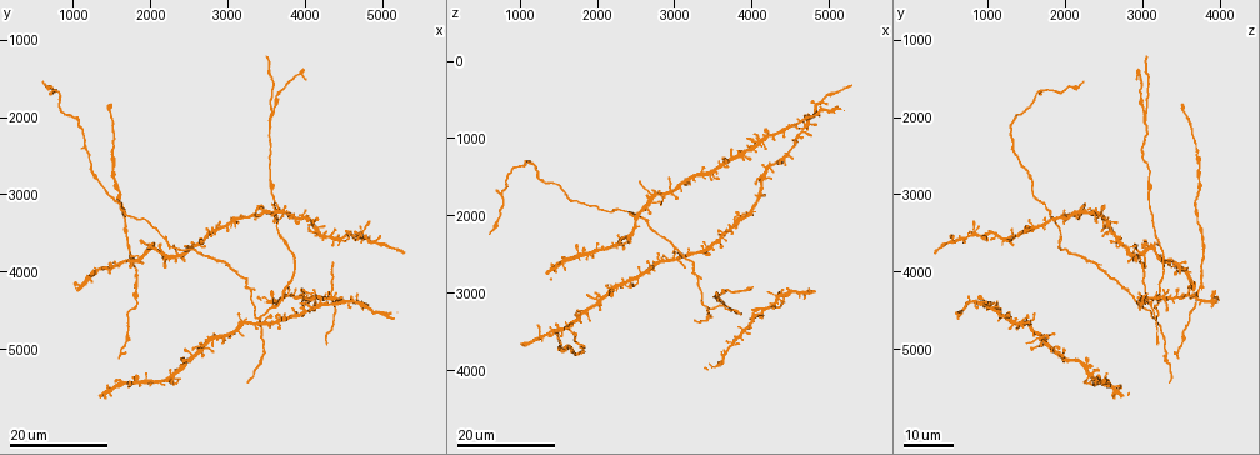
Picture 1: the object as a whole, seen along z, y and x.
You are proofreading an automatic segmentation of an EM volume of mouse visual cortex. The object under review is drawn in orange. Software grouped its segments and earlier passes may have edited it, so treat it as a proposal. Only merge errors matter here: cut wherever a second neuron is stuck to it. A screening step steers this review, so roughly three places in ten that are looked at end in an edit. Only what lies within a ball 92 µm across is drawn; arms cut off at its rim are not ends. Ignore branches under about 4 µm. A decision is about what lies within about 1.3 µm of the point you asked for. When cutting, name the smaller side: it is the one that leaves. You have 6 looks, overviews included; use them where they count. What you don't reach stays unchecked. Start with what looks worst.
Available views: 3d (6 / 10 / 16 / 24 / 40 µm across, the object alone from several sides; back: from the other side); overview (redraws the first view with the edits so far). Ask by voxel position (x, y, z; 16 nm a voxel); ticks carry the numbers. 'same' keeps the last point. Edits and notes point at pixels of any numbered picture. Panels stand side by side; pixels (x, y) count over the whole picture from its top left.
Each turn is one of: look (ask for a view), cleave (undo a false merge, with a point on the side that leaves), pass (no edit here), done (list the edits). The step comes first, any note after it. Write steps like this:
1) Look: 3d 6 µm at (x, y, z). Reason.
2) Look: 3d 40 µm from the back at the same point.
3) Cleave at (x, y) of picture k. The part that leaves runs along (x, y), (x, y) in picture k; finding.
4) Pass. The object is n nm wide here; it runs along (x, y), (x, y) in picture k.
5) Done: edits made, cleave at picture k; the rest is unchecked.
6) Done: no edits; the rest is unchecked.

Look: 3d 24 µm at (4350, 4300, 3050). Small branch off a trunk.

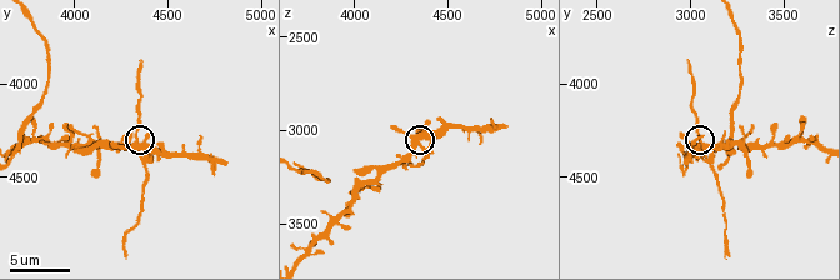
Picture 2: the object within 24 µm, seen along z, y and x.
Look: 3d 6 µm at (4340, 4300, 3040).

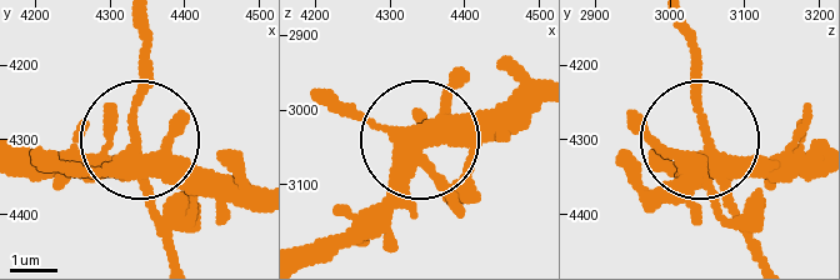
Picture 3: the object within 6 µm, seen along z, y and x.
Pass. The object is 350 nm wide here; continuous, no second neuron.

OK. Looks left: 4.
Look: 3d 24 µm at (3600, 1900, 3050). Two arms in line, one across.

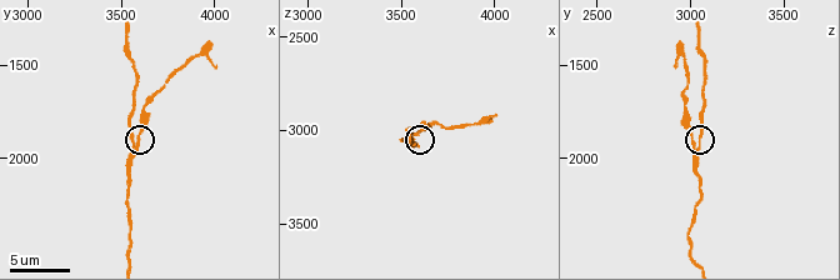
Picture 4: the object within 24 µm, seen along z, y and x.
Look: 3d 6 µm at (3580, 1920, 3020). Zoom in.

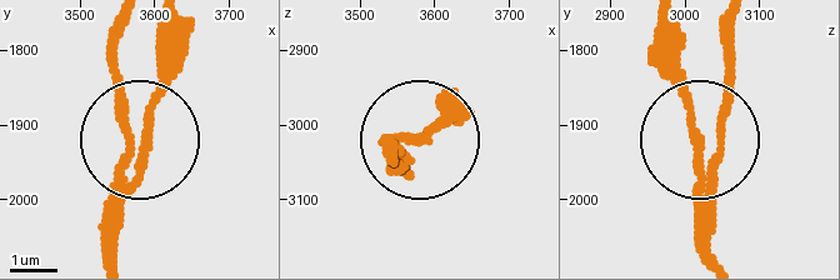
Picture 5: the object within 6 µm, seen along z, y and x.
Pass. The side arm is 12 µm long; it runs along (714, 253), (701, 149), (729, 85), (729, 26) in picture 5; all the same neuron.

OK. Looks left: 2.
Look: 3d 24 µm at (3050, 3950, 2400). Narrows sharply.

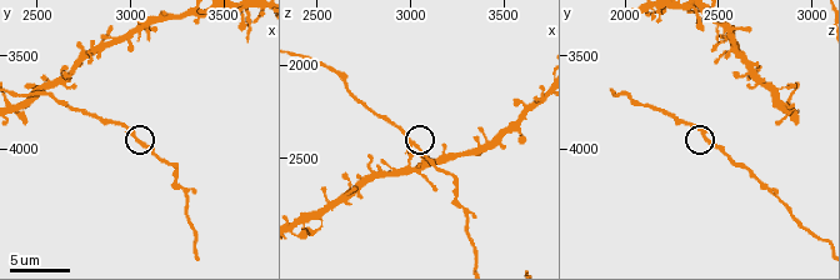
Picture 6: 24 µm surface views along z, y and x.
Look: 3d 10 µm at (3060, 3940, 2440). Closer look.

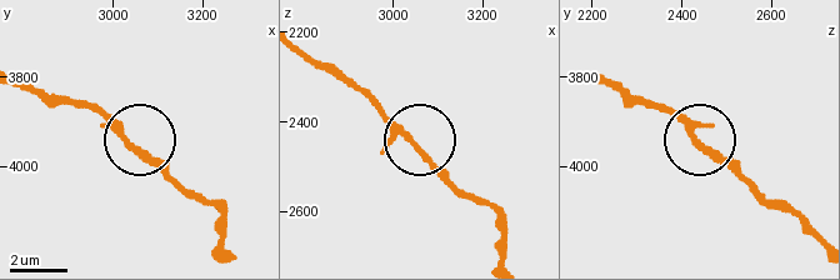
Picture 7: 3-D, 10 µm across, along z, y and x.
Pass. 3 arms meet here; one neuron here.

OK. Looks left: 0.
Done: no edits; the rest is unchecked.

